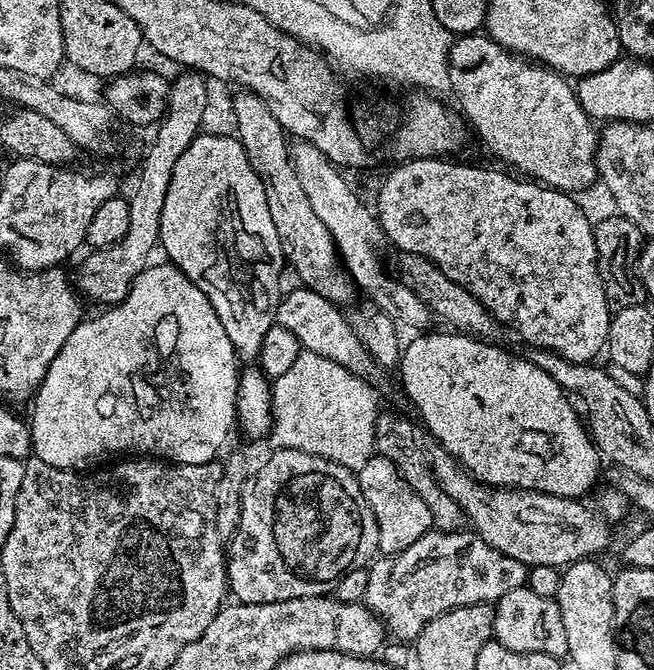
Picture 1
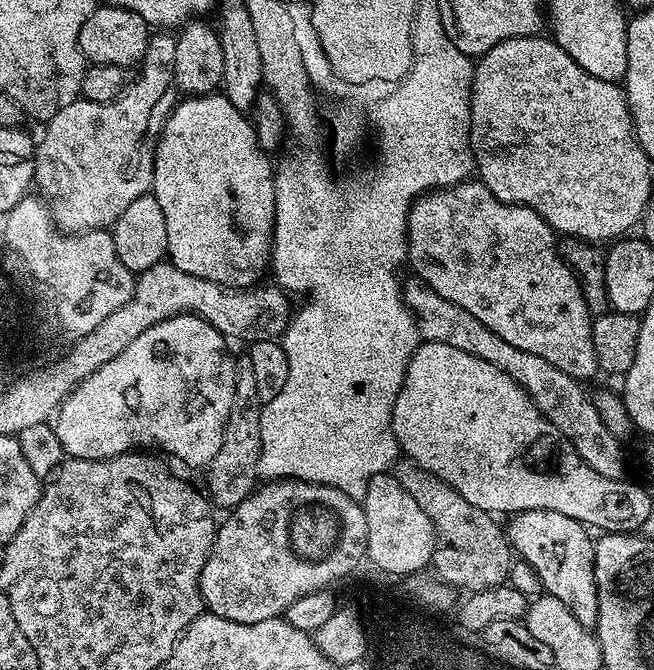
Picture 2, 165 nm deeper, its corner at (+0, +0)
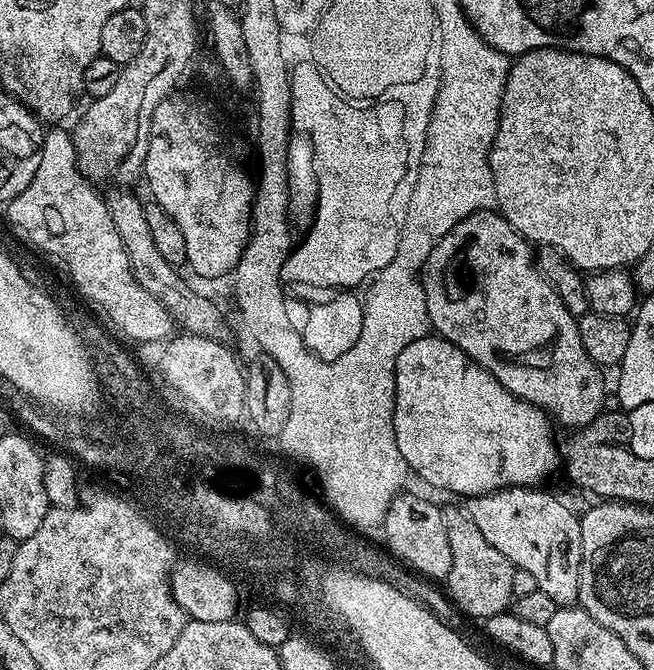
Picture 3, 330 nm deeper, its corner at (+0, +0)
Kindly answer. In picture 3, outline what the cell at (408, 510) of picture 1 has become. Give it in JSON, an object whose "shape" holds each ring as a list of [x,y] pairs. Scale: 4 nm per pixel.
{"shape":[[[401,494],[390,502],[390,510],[386,514],[382,525],[382,533],[387,551],[391,553],[397,561],[403,562],[412,572],[427,578],[432,582],[443,581],[450,574],[452,559],[450,558],[450,541],[446,539],[446,522],[441,505],[431,504],[428,500],[423,500],[420,496],[407,496]]]}

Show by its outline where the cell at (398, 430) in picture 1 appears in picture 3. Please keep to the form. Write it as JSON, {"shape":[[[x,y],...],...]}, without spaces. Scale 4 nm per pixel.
{"shape":[[[463,507],[443,509],[446,522],[446,539],[450,541],[450,574],[446,578],[447,595],[452,603],[465,617],[473,616],[477,622],[483,622],[499,612],[509,611],[513,603],[513,577],[515,568],[486,538],[482,538],[482,530],[474,526],[467,511]]]}

